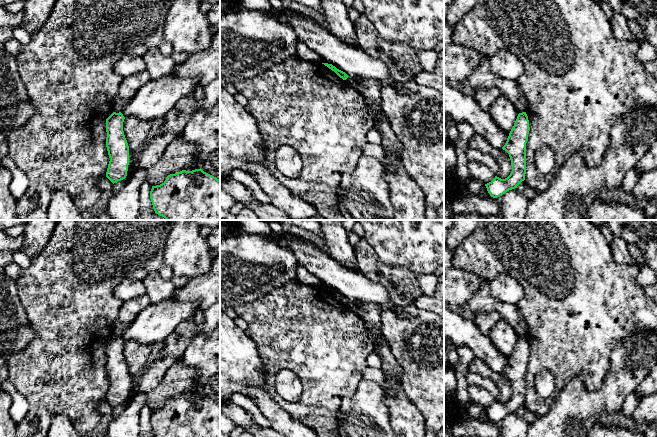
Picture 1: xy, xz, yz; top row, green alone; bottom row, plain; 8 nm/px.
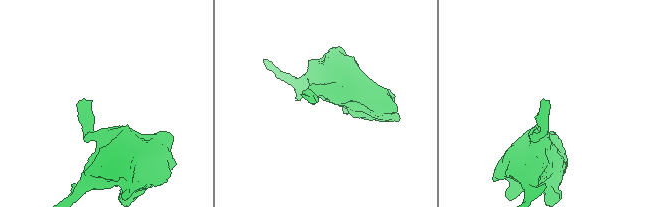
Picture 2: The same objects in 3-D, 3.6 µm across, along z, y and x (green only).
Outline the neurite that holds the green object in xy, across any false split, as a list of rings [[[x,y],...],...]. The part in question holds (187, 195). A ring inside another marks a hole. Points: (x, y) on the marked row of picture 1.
[[[201,168],[168,175],[162,184],[152,186],[150,199],[155,213],[166,220],[220,220],[220,180]]]

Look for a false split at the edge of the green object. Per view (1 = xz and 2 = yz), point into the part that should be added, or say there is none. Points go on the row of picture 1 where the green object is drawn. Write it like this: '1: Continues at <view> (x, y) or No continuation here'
1: No continuation here
2: No continuation here

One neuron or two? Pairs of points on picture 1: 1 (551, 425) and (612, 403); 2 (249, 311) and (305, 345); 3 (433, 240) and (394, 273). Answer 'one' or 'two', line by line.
1: one
2: one
3: two

